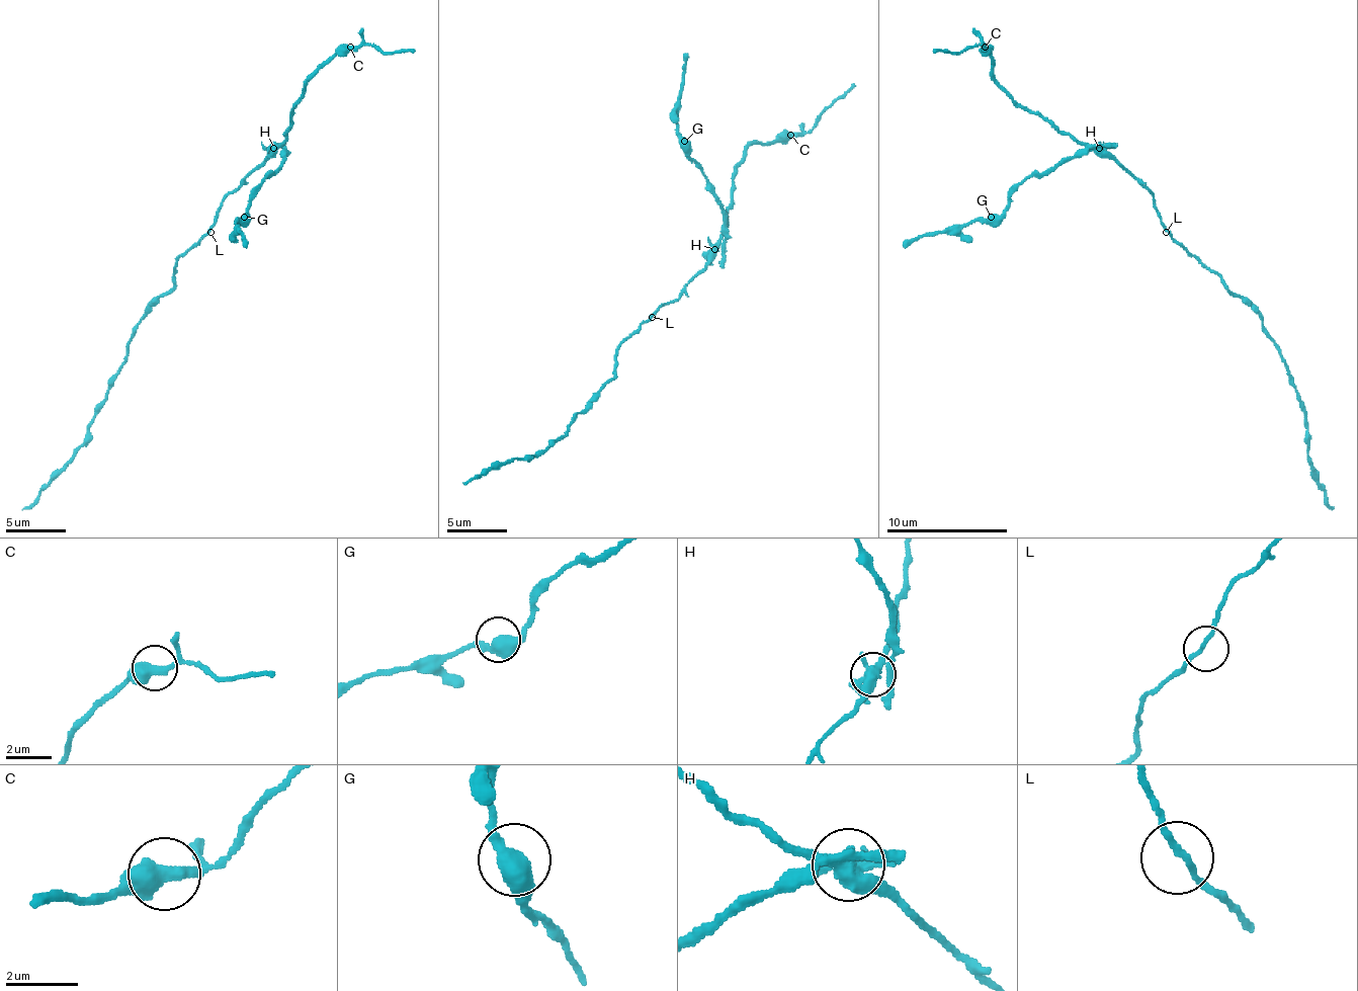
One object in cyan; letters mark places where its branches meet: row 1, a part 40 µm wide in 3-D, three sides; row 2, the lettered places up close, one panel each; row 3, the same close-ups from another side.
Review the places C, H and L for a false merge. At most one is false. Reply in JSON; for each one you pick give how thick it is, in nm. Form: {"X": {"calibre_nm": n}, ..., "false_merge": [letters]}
{"H": {"calibre_nm": 400}, "false_merge": ["H"]}

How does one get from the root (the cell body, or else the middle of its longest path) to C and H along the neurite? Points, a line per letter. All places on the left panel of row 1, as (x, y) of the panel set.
C: (207, 229), (217, 208), (286, 138), (289, 116), (302, 98), (305, 83), (350, 47)
H: (207, 229), (214, 223), (217, 208), (274, 147)

